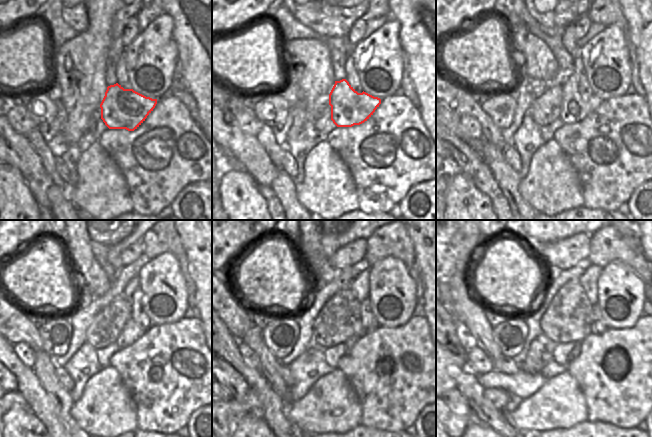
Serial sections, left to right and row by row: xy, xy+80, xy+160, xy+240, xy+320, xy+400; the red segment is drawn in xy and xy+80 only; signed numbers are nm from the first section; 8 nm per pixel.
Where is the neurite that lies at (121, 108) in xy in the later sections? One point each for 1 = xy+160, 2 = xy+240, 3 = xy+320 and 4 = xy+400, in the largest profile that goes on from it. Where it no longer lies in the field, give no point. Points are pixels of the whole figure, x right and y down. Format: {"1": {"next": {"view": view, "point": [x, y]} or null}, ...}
{"1": {"next": {"view": "xy+160", "point": [574, 107]}}, "2": {"next": {"view": "xy+240", "point": [131, 332]}}, "3": {"next": {"view": "xy+320", "point": [350, 342]}}, "4": {"next": {"view": "xy+400", "point": [575, 352]}}}

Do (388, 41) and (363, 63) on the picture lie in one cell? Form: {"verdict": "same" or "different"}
{"verdict": "same"}

